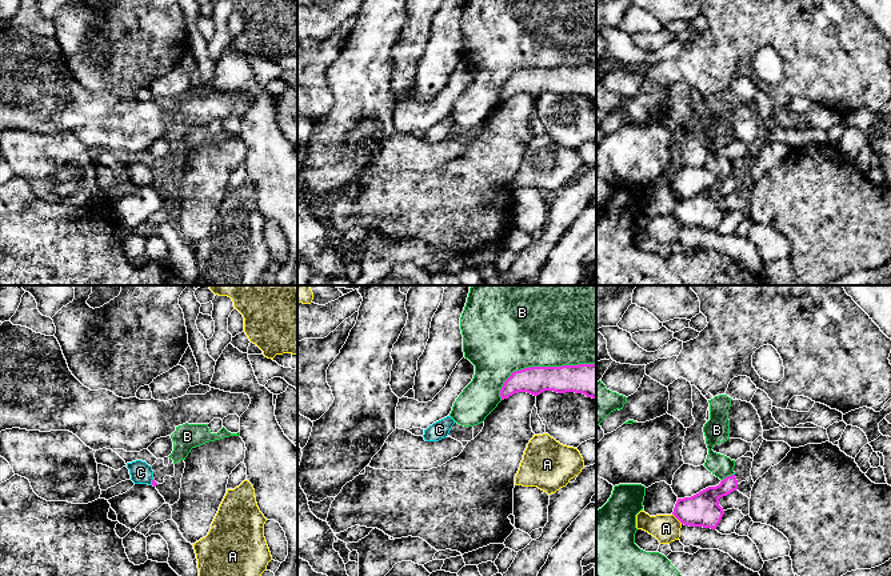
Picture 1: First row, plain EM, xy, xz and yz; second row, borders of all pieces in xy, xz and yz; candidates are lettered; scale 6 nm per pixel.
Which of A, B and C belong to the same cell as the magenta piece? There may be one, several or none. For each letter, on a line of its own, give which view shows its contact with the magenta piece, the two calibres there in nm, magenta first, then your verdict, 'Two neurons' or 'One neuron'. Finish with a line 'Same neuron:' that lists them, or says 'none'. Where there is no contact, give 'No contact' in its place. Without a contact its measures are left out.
A: Touches magenta in yz. Thickness 200 nm (magenta) against 170 nm. Two neurons
B: Touches magenta in xz. Thickness 180 nm (magenta) against 500 nm. Two neurons
C: Touches magenta in xy. Thickness 30 nm (magenta) against 130 nm. One neuron
Same neuron: C

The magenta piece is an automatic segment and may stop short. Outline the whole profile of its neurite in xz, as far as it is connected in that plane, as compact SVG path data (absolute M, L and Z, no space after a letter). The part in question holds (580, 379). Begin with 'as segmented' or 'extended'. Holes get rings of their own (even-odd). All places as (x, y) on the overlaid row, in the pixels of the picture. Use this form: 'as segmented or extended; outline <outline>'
as segmented; outline M596 364L530 367L515 371L504 381L500 397L504 400L518 392L538 396L544 391L575 392L596 399Z

